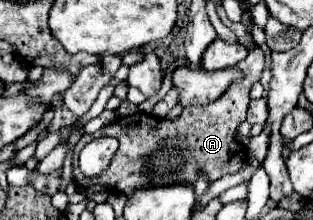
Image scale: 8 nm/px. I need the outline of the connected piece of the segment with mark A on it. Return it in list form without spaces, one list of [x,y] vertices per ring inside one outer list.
[[[258,46],[248,48],[248,56],[238,64],[244,72],[244,80],[240,84],[230,86],[216,102],[206,106],[188,106],[182,114],[174,120],[170,118],[156,118],[148,114],[132,114],[118,118],[88,138],[100,136],[114,136],[120,140],[120,148],[114,154],[114,160],[106,172],[96,178],[86,178],[78,168],[78,150],[82,144],[74,148],[72,166],[74,178],[80,186],[100,184],[112,192],[120,192],[124,196],[132,196],[132,192],[140,188],[154,188],[154,186],[174,186],[174,184],[188,184],[194,186],[196,178],[206,176],[210,182],[244,170],[246,166],[246,148],[236,142],[234,132],[238,124],[246,118],[246,110],[250,104],[248,92],[256,80],[260,80],[264,70],[264,52]]]

